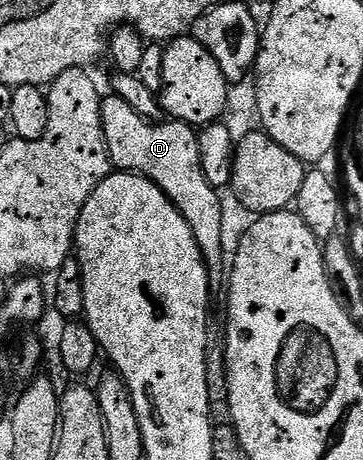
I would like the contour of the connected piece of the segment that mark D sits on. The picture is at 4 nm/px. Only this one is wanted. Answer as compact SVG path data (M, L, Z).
M109 97L101 105L101 122L105 125L105 143L109 146L109 158L114 168L120 169L125 173L142 175L147 177L170 199L179 209L181 216L187 221L195 241L199 245L201 255L210 268L216 269L220 265L221 259L226 258L223 249L223 207L222 196L218 188L212 187L203 173L203 161L199 153L198 132L187 123L176 121L154 121L144 119L131 105L127 105L122 99Z

